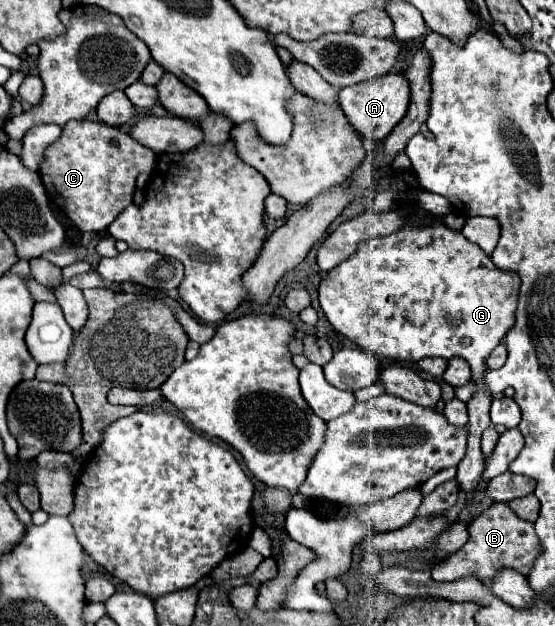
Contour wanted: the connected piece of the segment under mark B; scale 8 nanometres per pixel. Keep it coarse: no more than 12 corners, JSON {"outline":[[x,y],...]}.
{"outline":[[507,503],[467,529],[463,549],[431,569],[435,581],[499,569],[527,577],[539,537]]}

